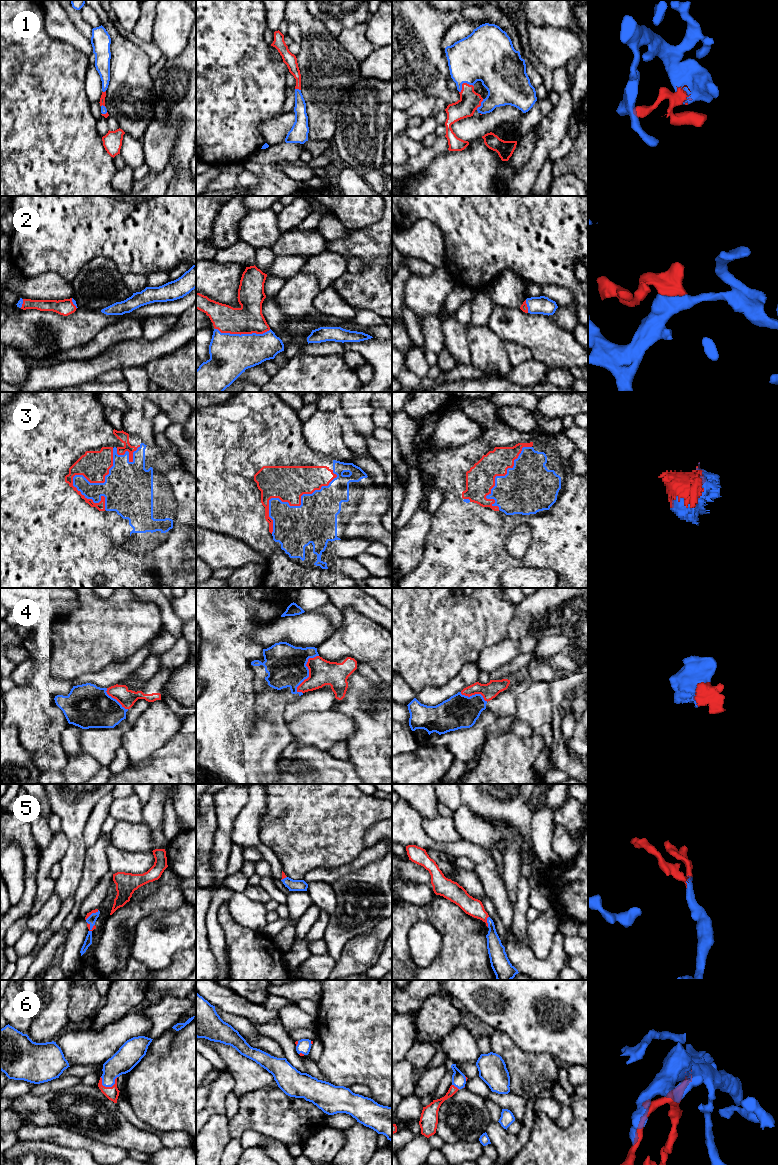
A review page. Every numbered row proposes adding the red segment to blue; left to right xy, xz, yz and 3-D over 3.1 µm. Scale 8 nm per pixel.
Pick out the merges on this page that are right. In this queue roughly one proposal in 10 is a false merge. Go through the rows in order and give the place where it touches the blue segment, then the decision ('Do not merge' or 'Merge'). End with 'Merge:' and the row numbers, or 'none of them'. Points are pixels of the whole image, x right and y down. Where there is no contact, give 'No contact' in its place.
1: Touches blue at yz (463, 82). Merge
2: Touches blue at xz (243, 334). Merge
3: Touches blue at xy (78, 475). Merge
4: Touches blue at xz (308, 671). Merge
5: Touches blue at yz (487, 921). Merge
6: Touches blue at xy (111, 1086). Merge
Merge: 1, 2, 3, 4, 5, 6

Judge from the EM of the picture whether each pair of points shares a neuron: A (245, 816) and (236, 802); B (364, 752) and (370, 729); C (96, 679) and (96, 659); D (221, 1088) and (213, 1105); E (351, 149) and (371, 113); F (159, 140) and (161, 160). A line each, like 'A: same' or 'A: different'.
A: different
B: same
C: different
D: same
E: same
F: same

